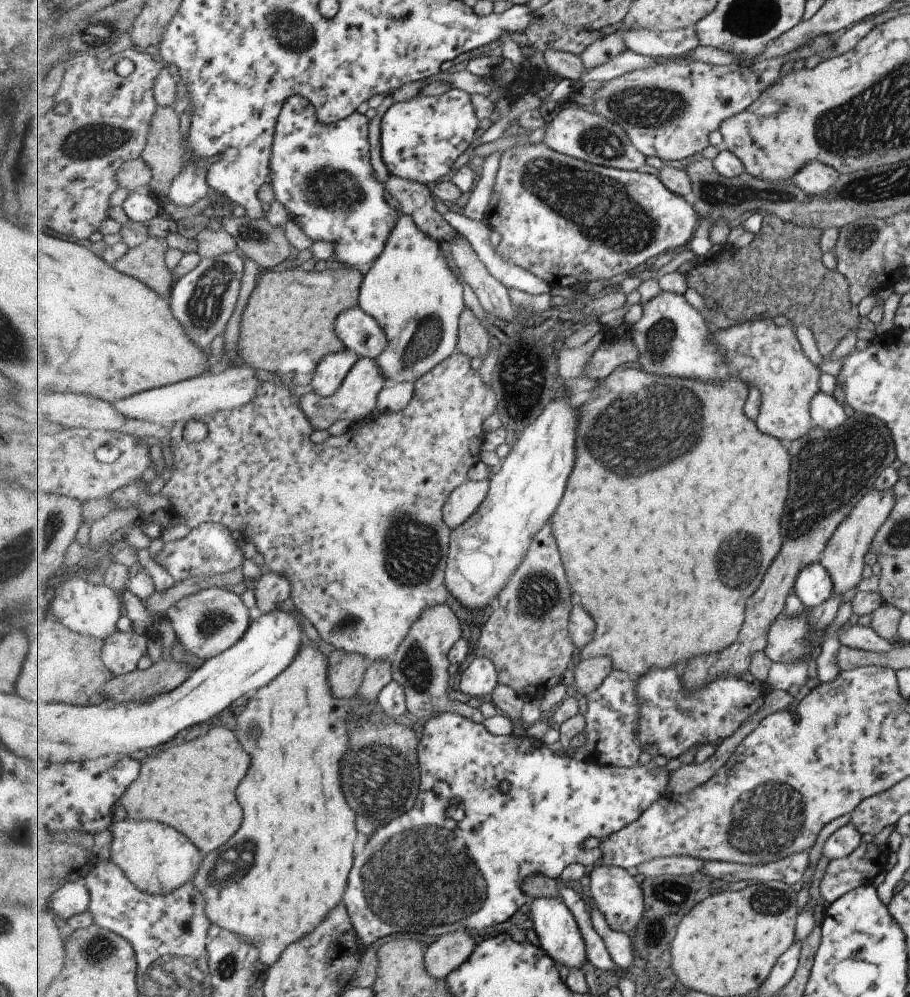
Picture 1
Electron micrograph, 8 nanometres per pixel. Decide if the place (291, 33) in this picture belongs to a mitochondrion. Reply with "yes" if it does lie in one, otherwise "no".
yes

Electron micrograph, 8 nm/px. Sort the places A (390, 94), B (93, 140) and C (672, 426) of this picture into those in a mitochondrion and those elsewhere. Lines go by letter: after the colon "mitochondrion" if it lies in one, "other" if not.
A: other
B: mitochondrion
C: mitochondrion

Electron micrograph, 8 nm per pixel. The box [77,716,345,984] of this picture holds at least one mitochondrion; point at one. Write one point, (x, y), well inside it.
(233, 864)

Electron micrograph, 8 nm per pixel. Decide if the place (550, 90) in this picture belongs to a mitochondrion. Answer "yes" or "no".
no

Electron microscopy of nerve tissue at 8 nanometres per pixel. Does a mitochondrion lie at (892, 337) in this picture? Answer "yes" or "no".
no

